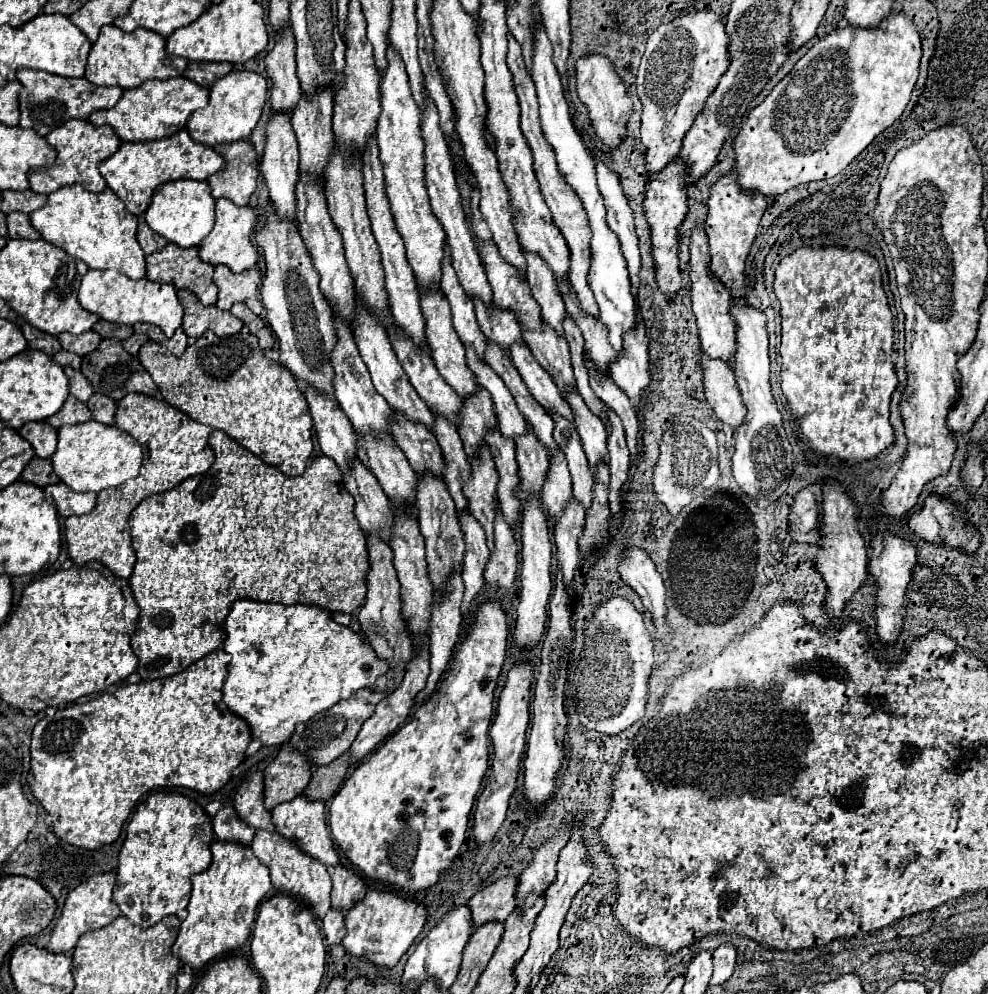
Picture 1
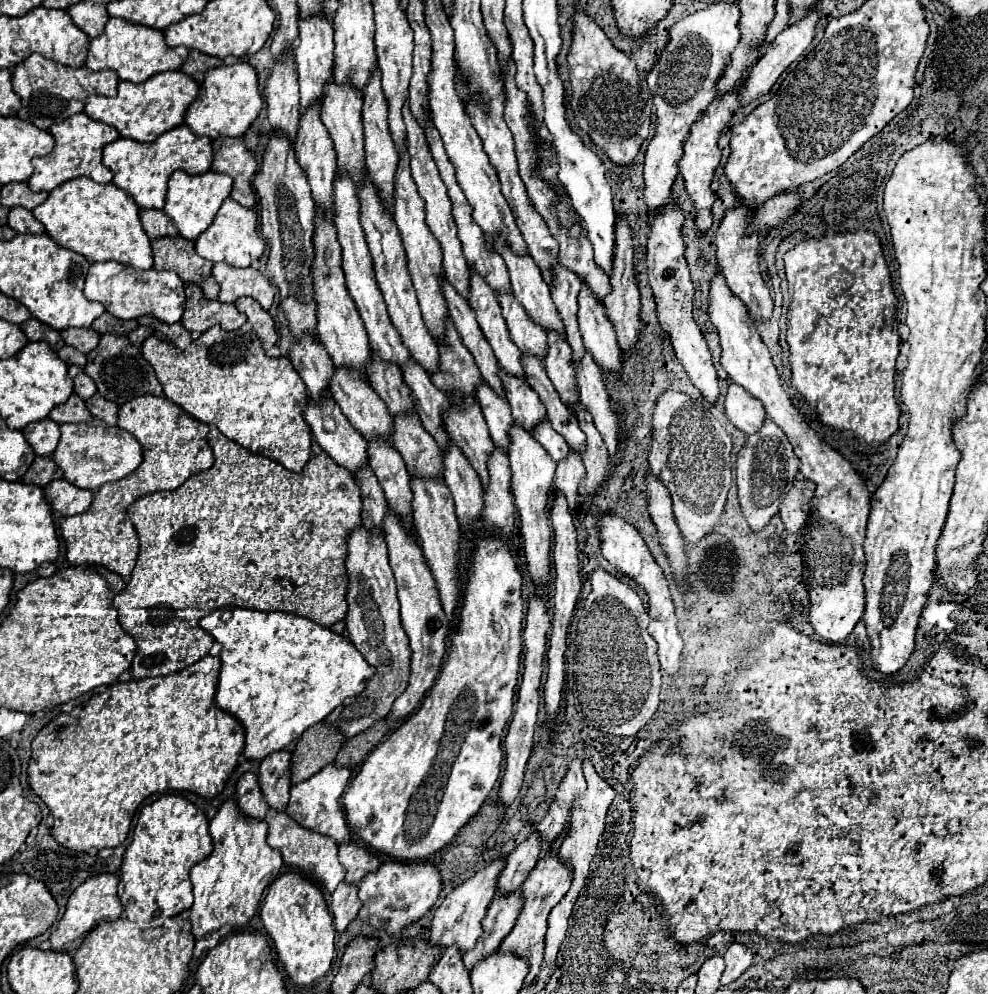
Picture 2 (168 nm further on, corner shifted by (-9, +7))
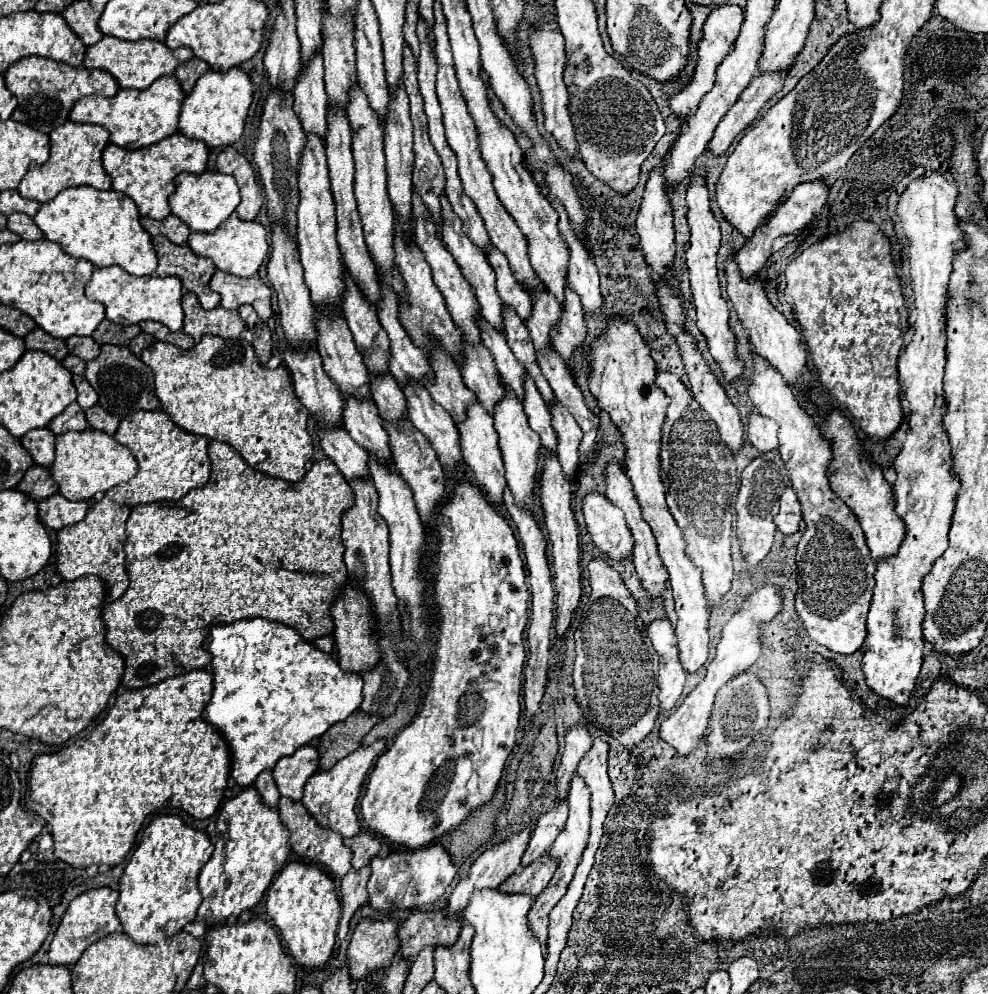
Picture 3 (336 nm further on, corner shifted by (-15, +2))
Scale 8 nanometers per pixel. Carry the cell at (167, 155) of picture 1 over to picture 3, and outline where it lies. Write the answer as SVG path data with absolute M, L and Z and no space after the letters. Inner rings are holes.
M174 133L164 141L158 141L150 147L144 149L120 149L118 145L108 145L102 153L102 163L106 173L114 179L114 191L128 195L140 215L154 217L154 219L164 219L170 215L170 205L168 199L174 193L172 179L186 171L186 173L202 173L206 171L206 161L208 161L208 147L202 141L188 139L182 133Z

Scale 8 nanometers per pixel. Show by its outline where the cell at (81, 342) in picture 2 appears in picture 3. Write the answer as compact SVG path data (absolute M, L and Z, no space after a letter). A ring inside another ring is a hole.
M78 335L68 337L66 347L68 347L68 351L72 355L76 355L76 357L80 357L84 361L92 361L92 359L96 359L100 355L100 345L92 337L78 337Z

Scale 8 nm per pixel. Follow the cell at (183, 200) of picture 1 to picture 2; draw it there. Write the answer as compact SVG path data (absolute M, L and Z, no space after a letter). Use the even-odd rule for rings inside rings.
M178 170L168 180L168 194L166 194L164 212L168 214L170 220L174 220L174 226L178 228L178 232L182 236L190 234L190 236L184 236L184 238L196 240L210 226L220 204L224 202L224 198L230 196L230 190L232 190L232 180L226 174L206 172L206 174L190 176L190 174Z

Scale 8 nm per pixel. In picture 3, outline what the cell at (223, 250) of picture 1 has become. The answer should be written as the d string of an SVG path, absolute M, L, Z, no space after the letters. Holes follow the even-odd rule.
M232 213L216 231L212 233L190 233L188 245L198 257L212 259L216 269L236 275L236 277L252 277L258 273L258 267L268 255L268 231L256 221L240 221L236 213Z

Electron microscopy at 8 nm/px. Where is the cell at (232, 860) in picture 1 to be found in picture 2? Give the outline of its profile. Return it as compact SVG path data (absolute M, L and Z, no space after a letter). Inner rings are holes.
M234 800L224 802L210 820L214 850L190 872L194 886L194 904L190 908L194 938L204 938L210 932L218 932L222 926L232 926L232 930L248 926L260 906L264 890L282 870L282 856L266 844L266 830L264 820L242 816Z

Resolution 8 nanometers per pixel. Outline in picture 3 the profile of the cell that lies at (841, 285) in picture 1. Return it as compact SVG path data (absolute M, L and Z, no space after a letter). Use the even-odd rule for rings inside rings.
M856 221L848 225L846 231L810 245L786 267L784 299L794 309L794 317L812 355L820 383L842 407L854 415L864 433L876 439L890 437L902 421L896 363L908 331L908 311L904 307L890 239L878 229L876 223Z

